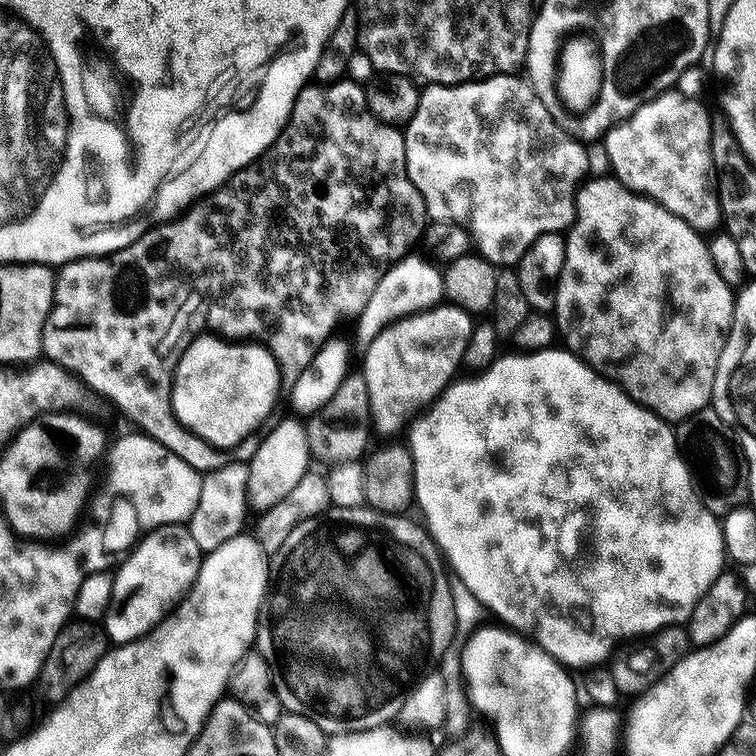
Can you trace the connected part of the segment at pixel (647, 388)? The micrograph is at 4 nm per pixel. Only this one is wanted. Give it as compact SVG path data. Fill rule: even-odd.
M605 174L597 180L588 178L576 189L576 217L572 219L571 228L567 229L564 245L566 246L566 262L562 266L560 281L556 287L556 306L554 319L559 339L567 351L579 356L585 364L599 372L607 380L613 380L636 404L649 408L654 415L669 422L679 422L701 412L712 403L714 390L714 374L718 370L718 358L722 354L722 346L726 346L726 338L734 322L734 306L736 298L733 285L722 282L722 274L714 267L710 258L708 241L701 233L692 228L678 214L670 214L658 202L648 196L633 192L620 180Z

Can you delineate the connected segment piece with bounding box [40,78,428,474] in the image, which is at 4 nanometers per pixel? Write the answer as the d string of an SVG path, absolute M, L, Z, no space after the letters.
M341 78L338 80L333 80L331 82L309 82L304 85L303 90L298 94L298 98L294 102L294 106L292 107L292 113L290 114L290 118L286 122L286 126L282 131L278 134L278 138L273 142L270 147L264 152L262 159L257 164L248 164L242 170L238 170L232 175L229 180L225 182L225 184L221 184L219 188L216 188L212 192L201 195L199 199L195 201L187 210L181 211L179 215L170 220L165 220L151 228L148 231L141 234L134 242L130 242L130 246L126 246L125 248L119 248L116 252L110 252L106 256L85 256L82 260L72 260L69 264L63 265L56 272L56 294L54 296L54 302L52 303L52 309L50 310L50 314L48 315L48 325L44 328L44 333L42 334L42 342L40 343L40 347L42 349L43 355L47 357L49 361L53 364L57 364L59 368L64 368L67 372L71 372L73 376L76 377L77 381L81 385L84 384L88 388L93 388L94 391L97 392L100 396L105 396L106 399L109 400L110 403L113 404L114 407L117 408L118 411L121 412L122 415L125 416L128 420L133 420L135 427L139 429L139 431L143 432L144 435L149 436L150 438L154 438L154 442L162 442L162 446L166 446L166 450L170 450L174 454L178 454L178 458L182 458L182 462L186 462L186 466L194 466L194 470L198 473L205 472L213 472L214 470L218 470L222 466L226 466L227 464L236 462L247 462L251 460L254 453L258 450L258 446L260 445L261 437L259 435L253 434L251 436L246 437L244 441L240 441L240 443L235 446L235 448L231 449L231 451L225 450L223 448L214 448L211 445L207 444L202 438L195 436L192 432L189 432L187 429L183 427L176 420L175 414L172 412L172 376L175 374L176 364L180 360L180 355L182 348L192 340L193 337L197 335L198 330L196 328L200 328L204 324L204 320L209 324L207 326L209 329L217 330L219 333L222 333L225 337L228 338L251 338L253 341L259 342L266 348L268 348L270 354L276 359L277 368L280 371L280 387L284 390L290 390L294 386L294 382L298 378L298 374L302 374L302 370L306 370L306 366L310 366L310 358L314 358L314 354L317 350L320 349L323 344L330 339L333 335L332 330L339 324L340 318L344 318L346 316L350 316L350 318L355 317L356 315L363 310L363 307L366 306L366 302L370 300L370 294L374 292L375 286L377 286L379 280L382 278L384 274L386 274L389 267L392 264L396 264L399 260L409 255L413 251L412 243L419 241L426 227L426 217L428 216L428 211L426 210L426 206L424 205L424 199L422 198L422 194L418 194L418 190L414 186L414 182L410 182L410 178L408 177L408 171L406 170L406 146L404 145L404 133L401 131L399 127L395 124L387 124L386 122L382 122L378 118L374 118L374 114L370 114L370 110L368 109L368 103L366 102L366 94L364 93L364 88L361 87L359 83L355 80L350 80L347 78Z

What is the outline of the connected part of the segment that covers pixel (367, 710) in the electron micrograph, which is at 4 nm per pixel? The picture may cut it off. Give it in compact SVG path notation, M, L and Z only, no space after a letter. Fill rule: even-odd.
M367 506L358 508L334 508L329 507L328 511L322 516L315 516L306 522L302 522L298 526L294 526L294 530L290 530L290 538L286 538L286 542L282 542L282 546L278 546L278 550L271 553L268 561L268 589L264 595L264 601L260 607L258 614L258 622L256 623L256 638L254 641L255 651L262 654L262 658L266 658L266 662L272 667L272 677L274 678L274 686L276 693L280 699L280 706L284 712L293 712L294 714L302 714L306 718L310 718L310 722L314 722L329 737L341 736L347 732L365 732L371 728L382 728L391 725L397 719L404 705L404 697L412 691L418 681L423 676L429 675L439 665L440 661L449 655L448 647L452 644L452 636L456 632L456 619L454 618L454 610L452 609L452 584L450 583L449 573L446 571L445 561L442 559L442 553L436 546L435 540L428 535L427 528L423 523L407 520L409 517L404 514L394 512L379 512Z

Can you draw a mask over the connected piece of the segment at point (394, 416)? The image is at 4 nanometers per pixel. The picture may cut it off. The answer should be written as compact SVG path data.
M441 302L386 325L363 349L362 371L370 389L371 427L375 431L376 428L380 432L403 429L410 416L426 408L452 383L459 373L456 371L464 364L473 327L474 320L469 313L455 304Z

